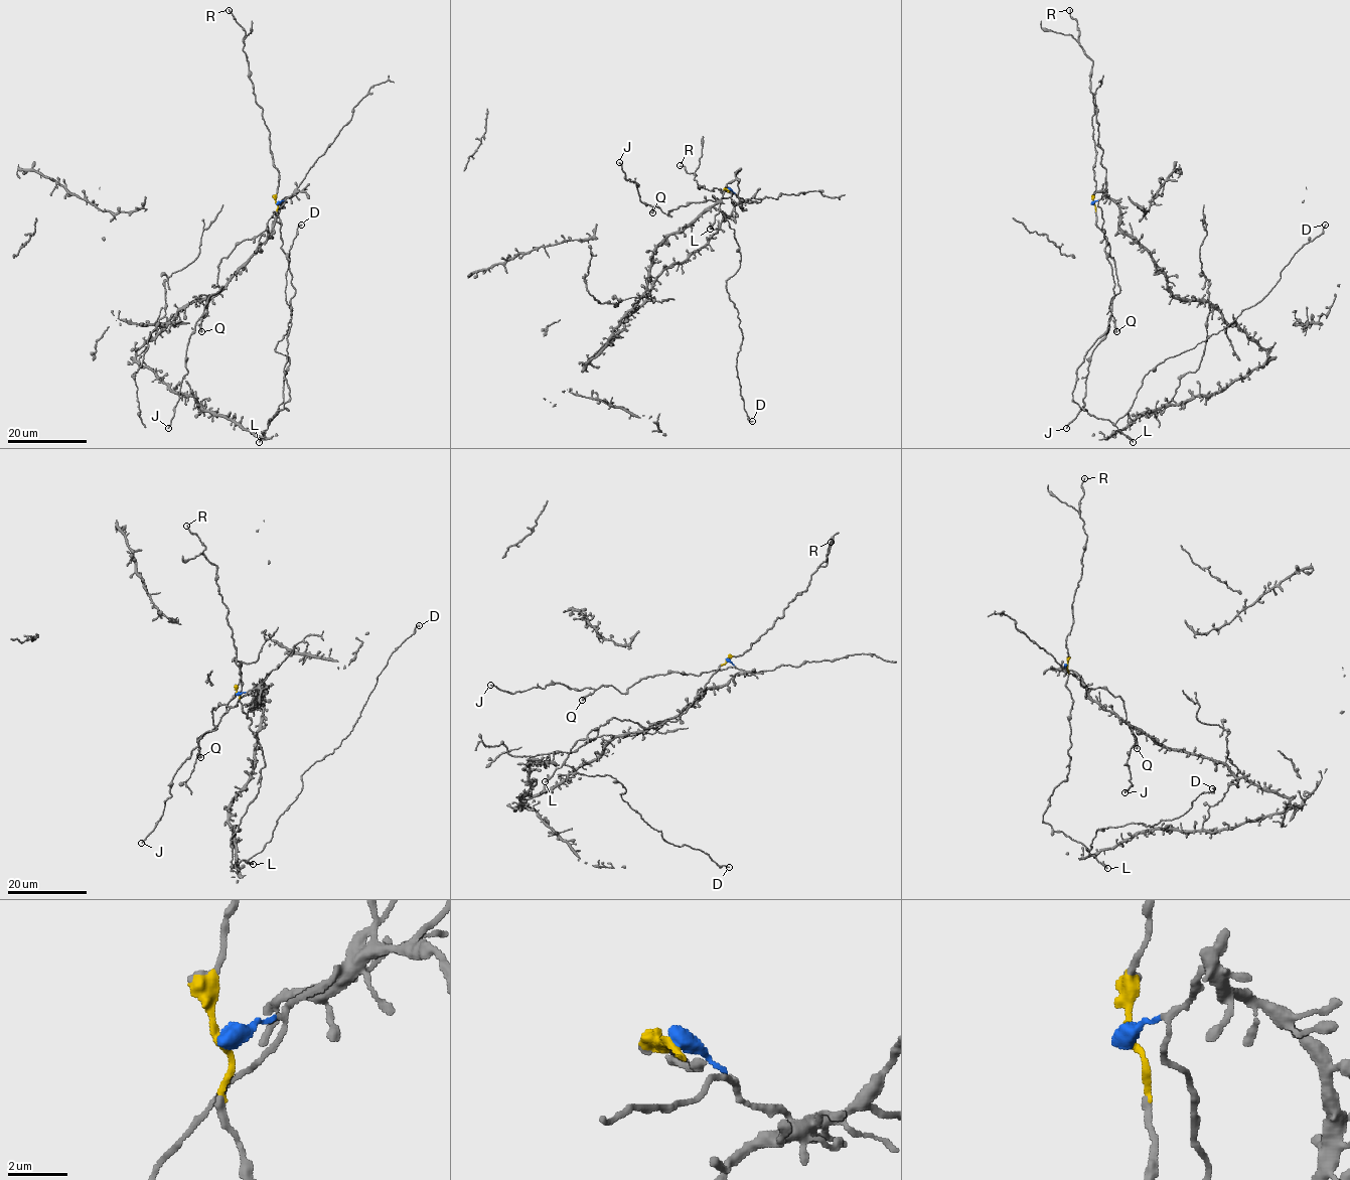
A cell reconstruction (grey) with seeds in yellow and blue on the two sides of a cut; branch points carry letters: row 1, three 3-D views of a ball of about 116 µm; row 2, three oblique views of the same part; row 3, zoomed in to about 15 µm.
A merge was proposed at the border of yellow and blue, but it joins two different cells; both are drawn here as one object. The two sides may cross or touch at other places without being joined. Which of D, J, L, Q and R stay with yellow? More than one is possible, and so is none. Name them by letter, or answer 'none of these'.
D, L, R

